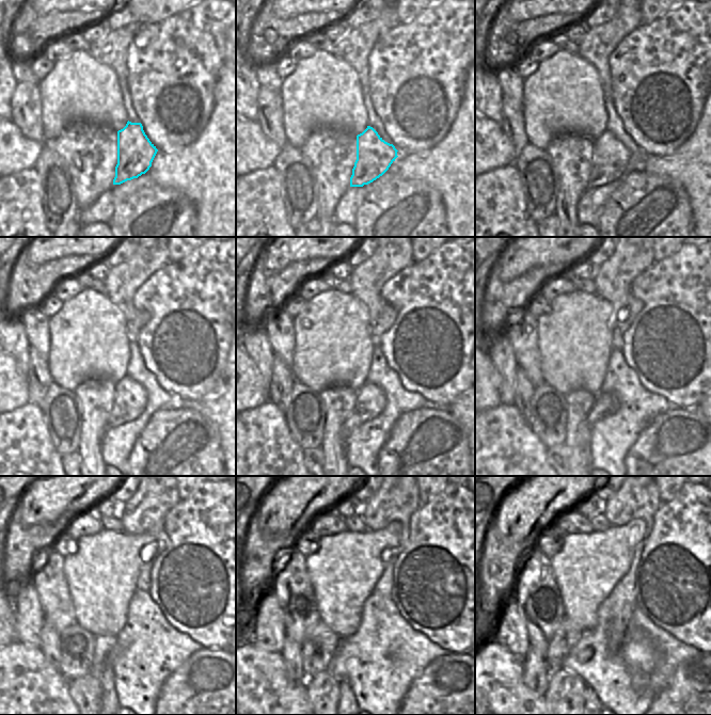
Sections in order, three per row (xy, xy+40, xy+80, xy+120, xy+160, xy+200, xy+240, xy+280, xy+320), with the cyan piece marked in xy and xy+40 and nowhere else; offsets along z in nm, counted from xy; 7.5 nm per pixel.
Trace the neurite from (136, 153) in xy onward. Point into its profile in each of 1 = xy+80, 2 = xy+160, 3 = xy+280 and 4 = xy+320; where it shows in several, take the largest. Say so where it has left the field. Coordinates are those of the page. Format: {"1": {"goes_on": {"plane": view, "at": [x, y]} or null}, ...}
{"1": {"goes_on": {"plane": "xy+80", "at": [610, 159]}}, "2": {"goes_on": {"plane": "xy+160", "at": [370, 400]}}, "3": {"goes_on": {"plane": "xy+280", "at": [346, 693]}}, "4": {"goes_on": {"plane": "xy+320", "at": [589, 693]}}}

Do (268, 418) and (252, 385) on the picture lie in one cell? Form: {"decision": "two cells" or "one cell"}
{"decision": "two cells"}

